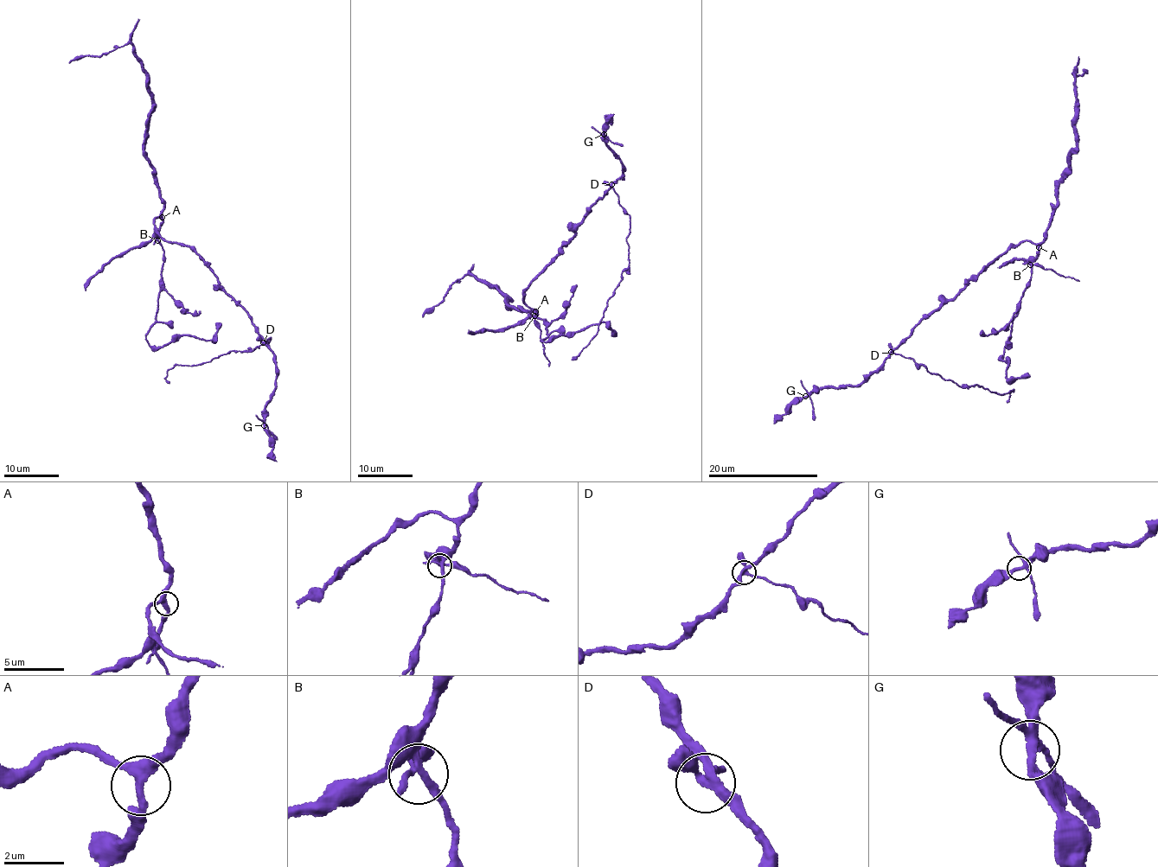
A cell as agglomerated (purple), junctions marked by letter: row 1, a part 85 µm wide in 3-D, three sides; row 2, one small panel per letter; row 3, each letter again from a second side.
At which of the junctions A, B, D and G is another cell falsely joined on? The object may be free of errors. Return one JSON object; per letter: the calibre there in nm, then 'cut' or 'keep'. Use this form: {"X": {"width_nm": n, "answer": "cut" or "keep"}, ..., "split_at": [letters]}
{"A": {"width_nm": 320, "answer": "keep"}, "B": {"width_nm": 260, "answer": "keep"}, "D": {"width_nm": 280, "answer": "cut"}, "G": {"width_nm": 260, "answer": "keep"}, "split_at": ["D"]}

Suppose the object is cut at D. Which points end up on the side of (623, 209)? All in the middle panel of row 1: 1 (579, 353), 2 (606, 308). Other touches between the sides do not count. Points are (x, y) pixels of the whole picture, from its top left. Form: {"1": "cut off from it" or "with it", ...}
{"1": "with it", "2": "with it"}

